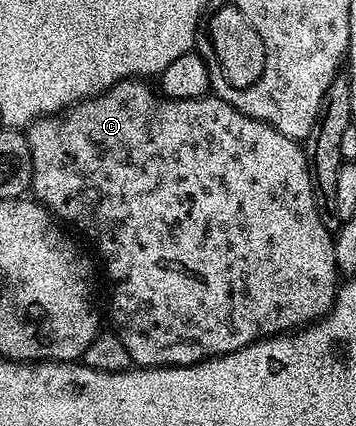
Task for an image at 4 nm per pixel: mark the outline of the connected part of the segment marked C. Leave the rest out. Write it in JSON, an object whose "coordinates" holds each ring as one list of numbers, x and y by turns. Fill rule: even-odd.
{"coordinates":[[142,77,125,79,65,111,36,120,24,131,32,153,30,191,33,198,50,210,55,219,63,224,71,223,98,246,98,255,110,282,112,330,120,337,124,349,128,349,131,364,135,368,191,367,193,363,239,351,271,335,285,335,324,318,338,295,340,272,334,256,334,235,324,225,314,200,314,186,303,144,264,121,240,113,240,109,213,93,201,99,168,99,146,83,149,82]]}

